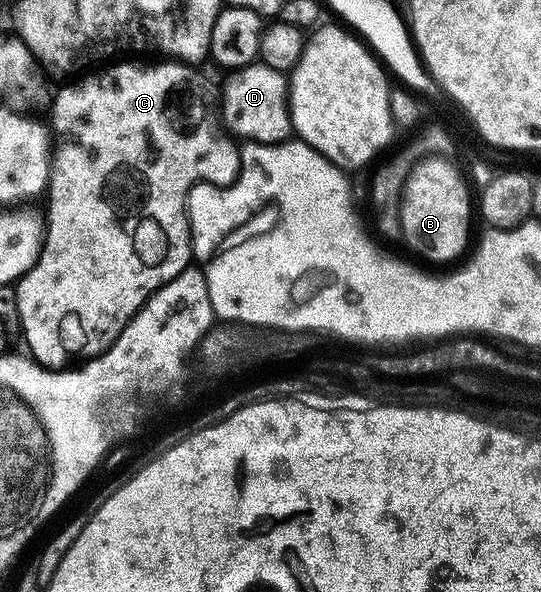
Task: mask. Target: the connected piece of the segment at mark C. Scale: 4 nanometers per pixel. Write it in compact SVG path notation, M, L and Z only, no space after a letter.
M179 61L165 62L165 67L160 63L152 63L149 67L143 67L140 63L115 63L108 65L113 67L105 66L100 69L105 71L100 71L97 75L85 74L85 79L81 83L72 83L69 87L62 88L57 93L56 100L53 98L50 103L50 131L54 136L54 146L50 151L50 170L46 188L48 211L46 210L44 244L35 265L18 280L16 292L19 330L24 331L24 339L29 347L27 350L39 366L49 369L64 369L77 361L87 361L101 355L120 336L122 329L126 329L128 322L140 312L144 302L159 287L174 281L178 273L189 267L194 259L192 226L188 224L189 195L197 185L235 183L237 175L240 174L240 147L232 144L233 140L219 126L216 128L214 124L208 123L207 117L204 116L204 87L196 83L200 75L196 72L199 70L195 66Z

